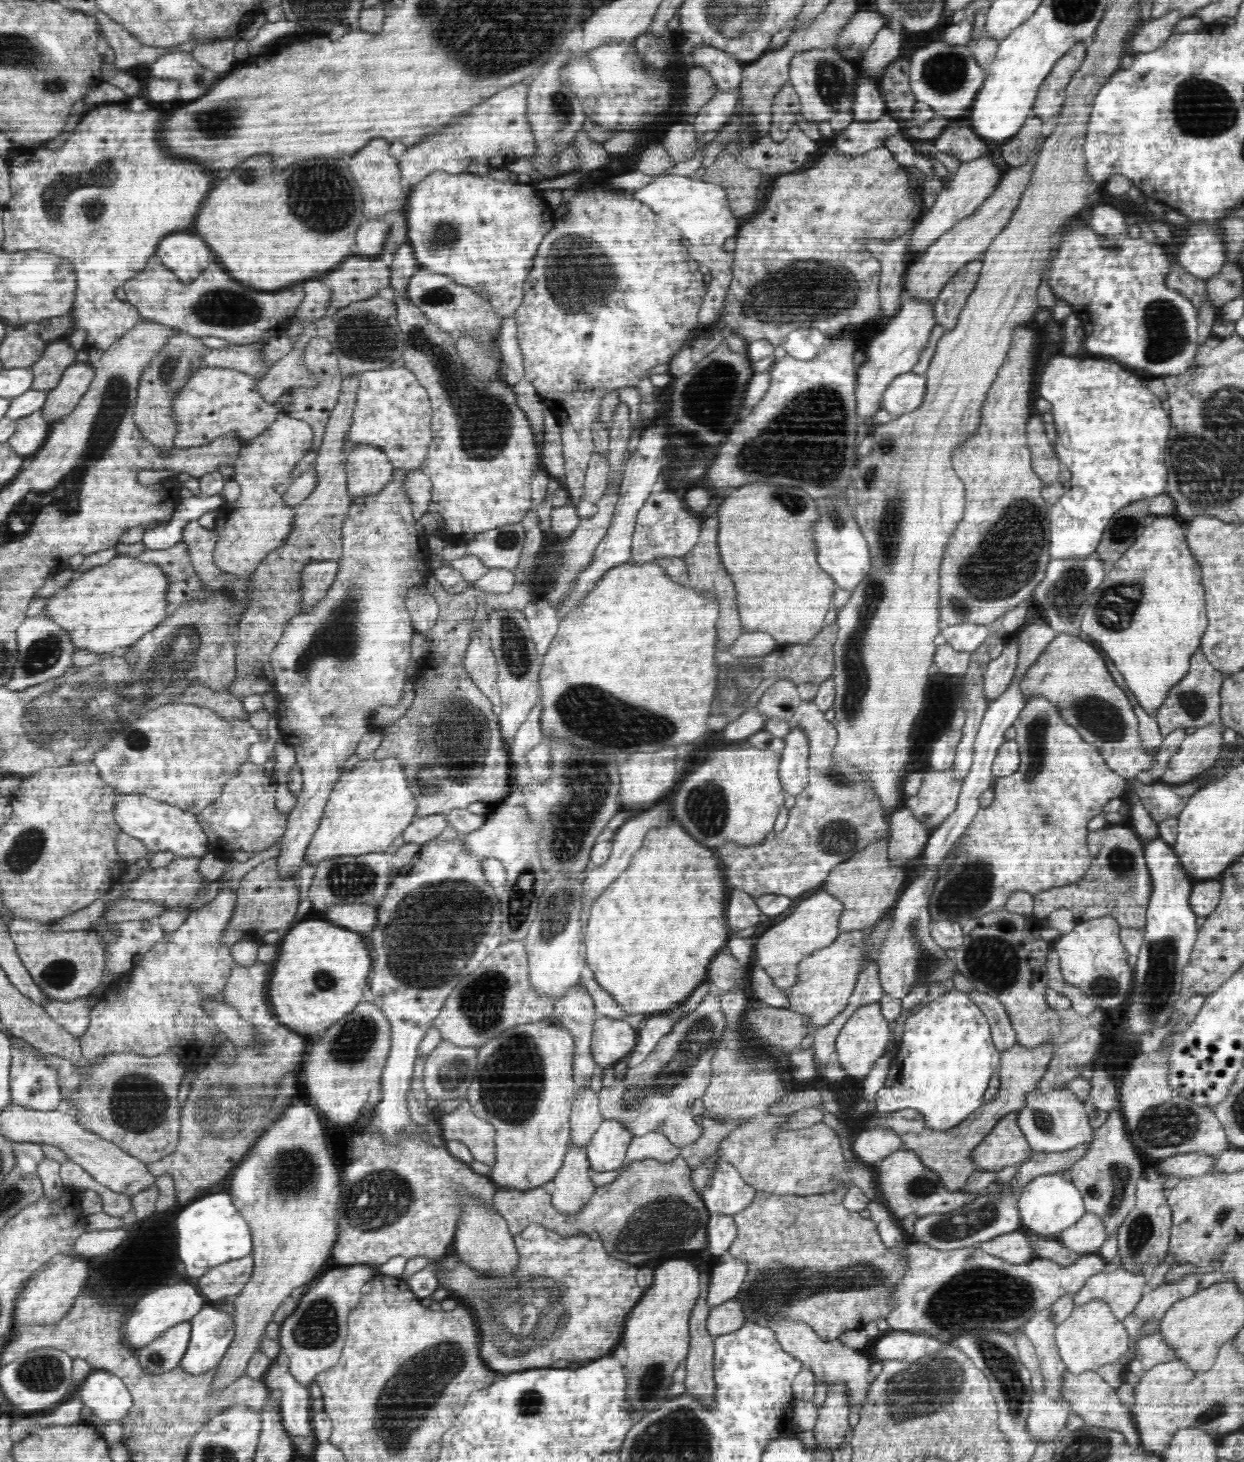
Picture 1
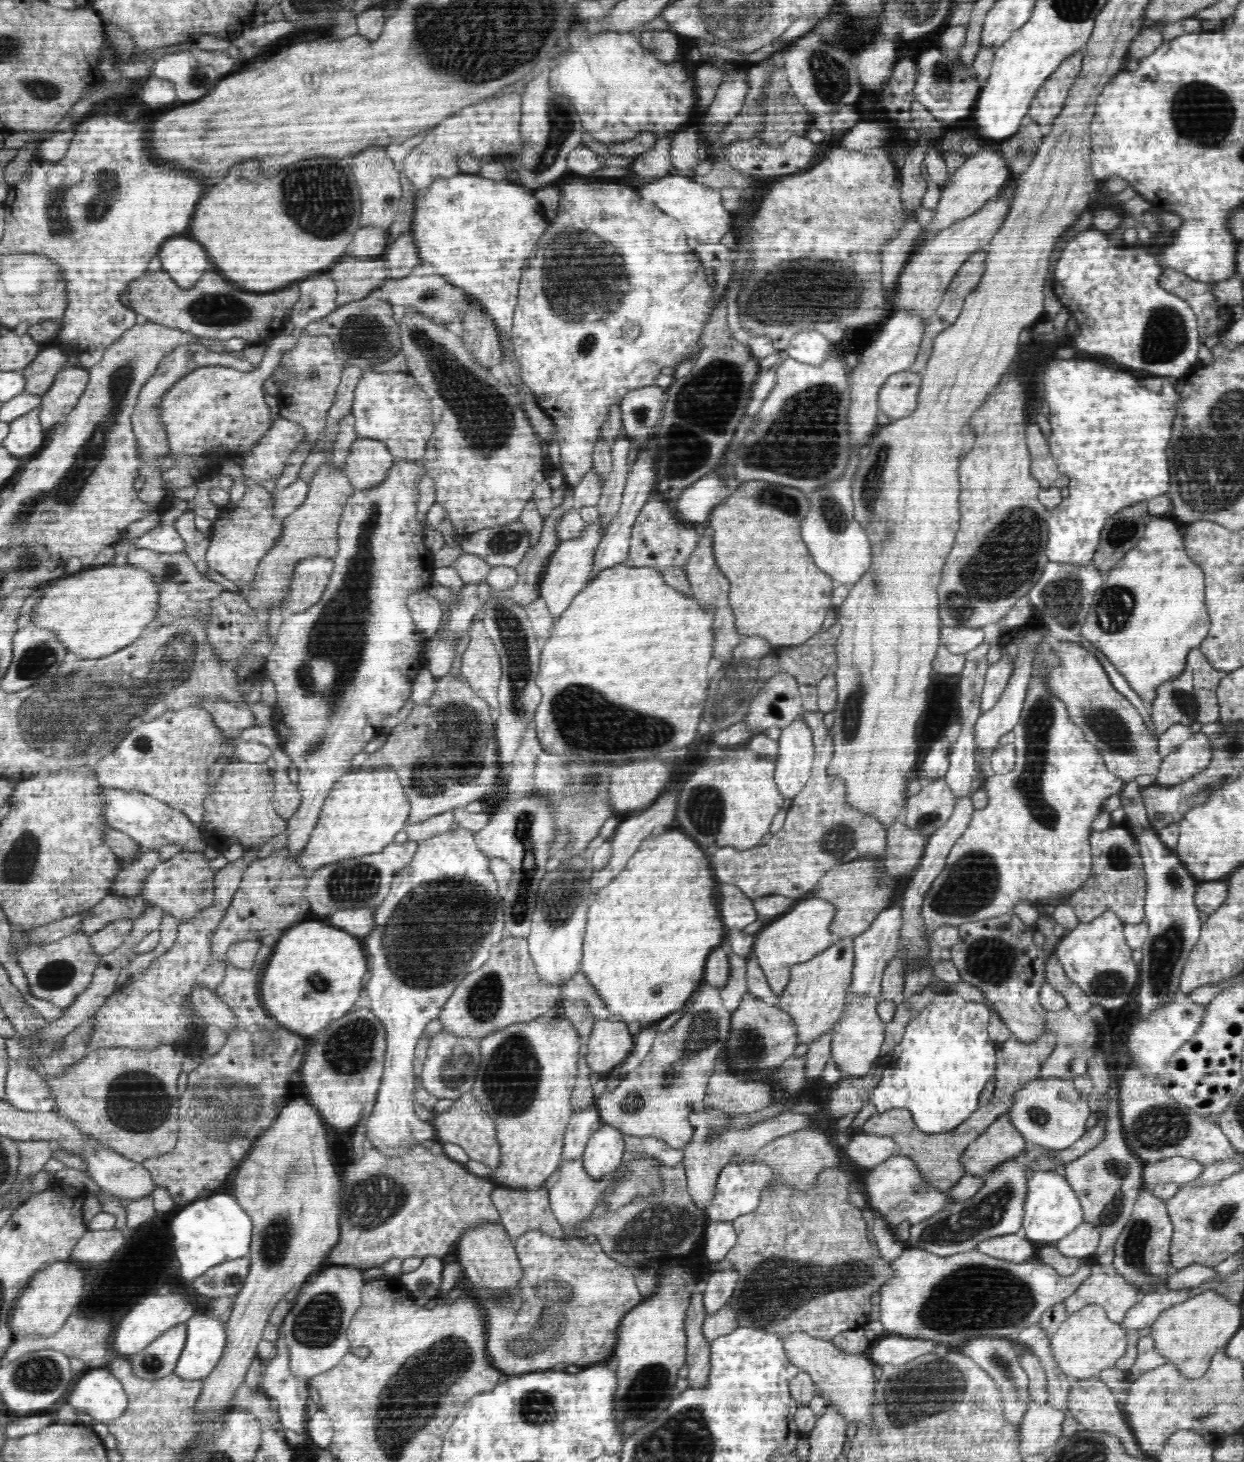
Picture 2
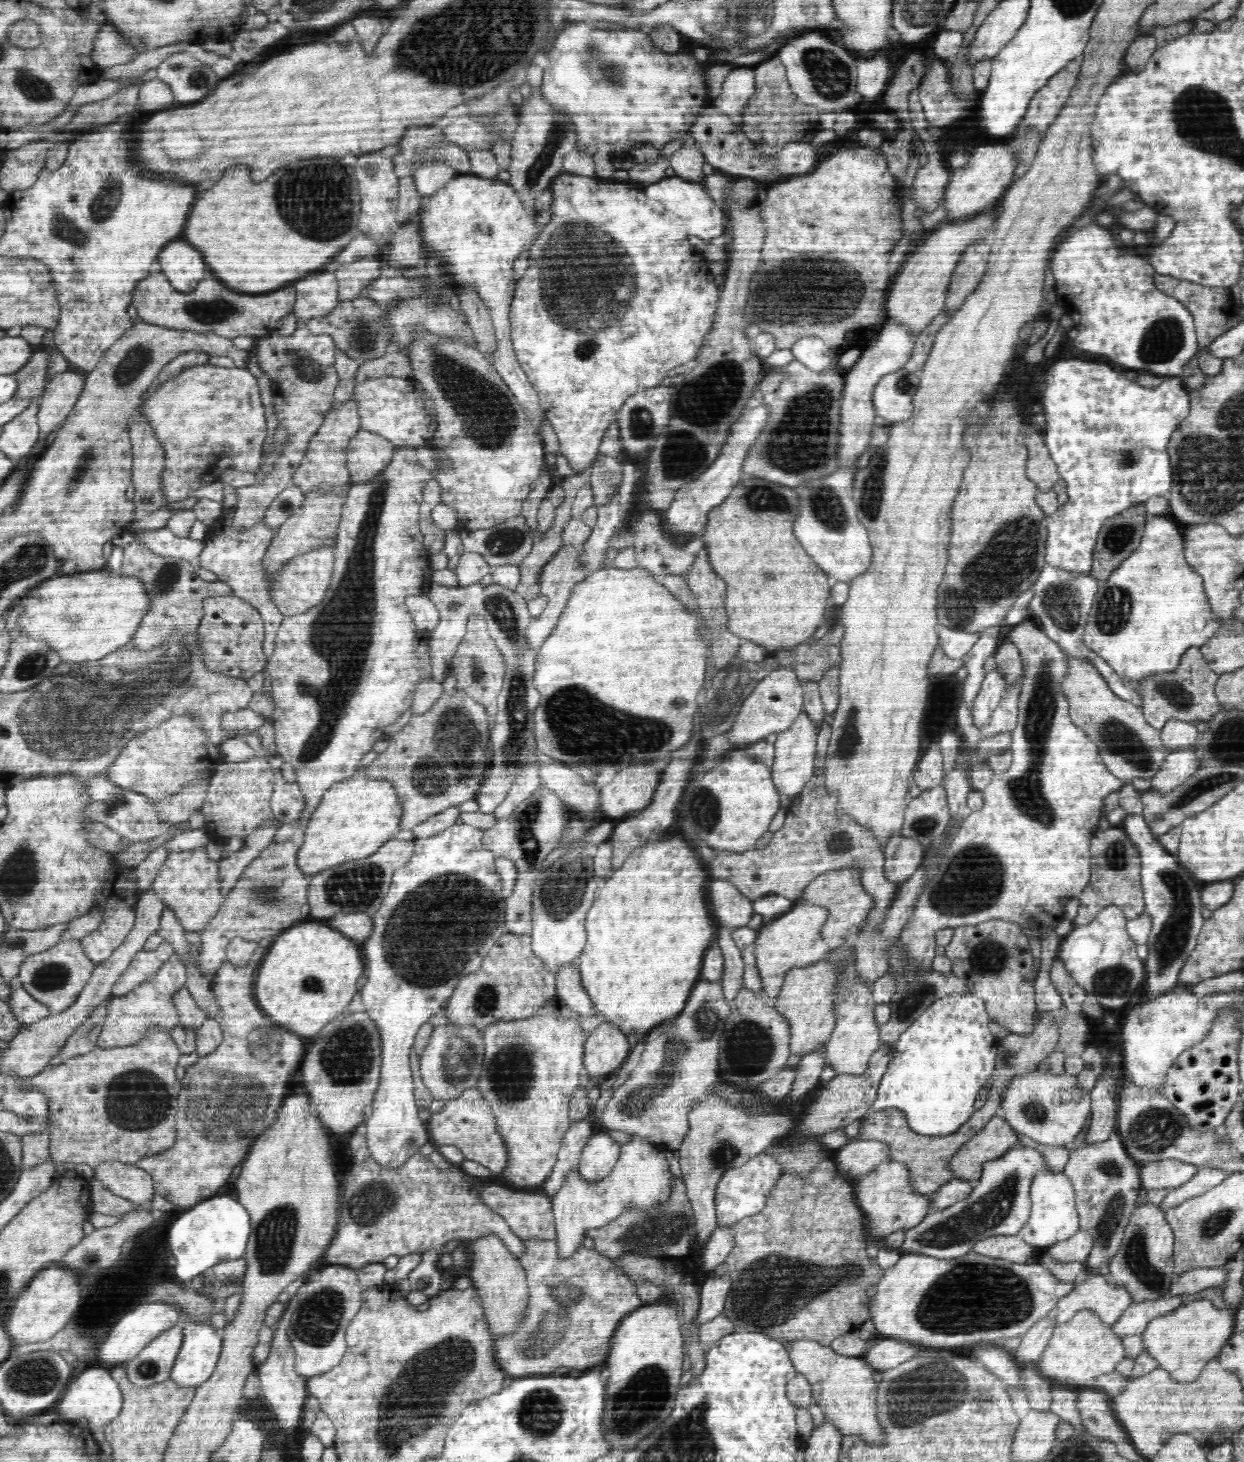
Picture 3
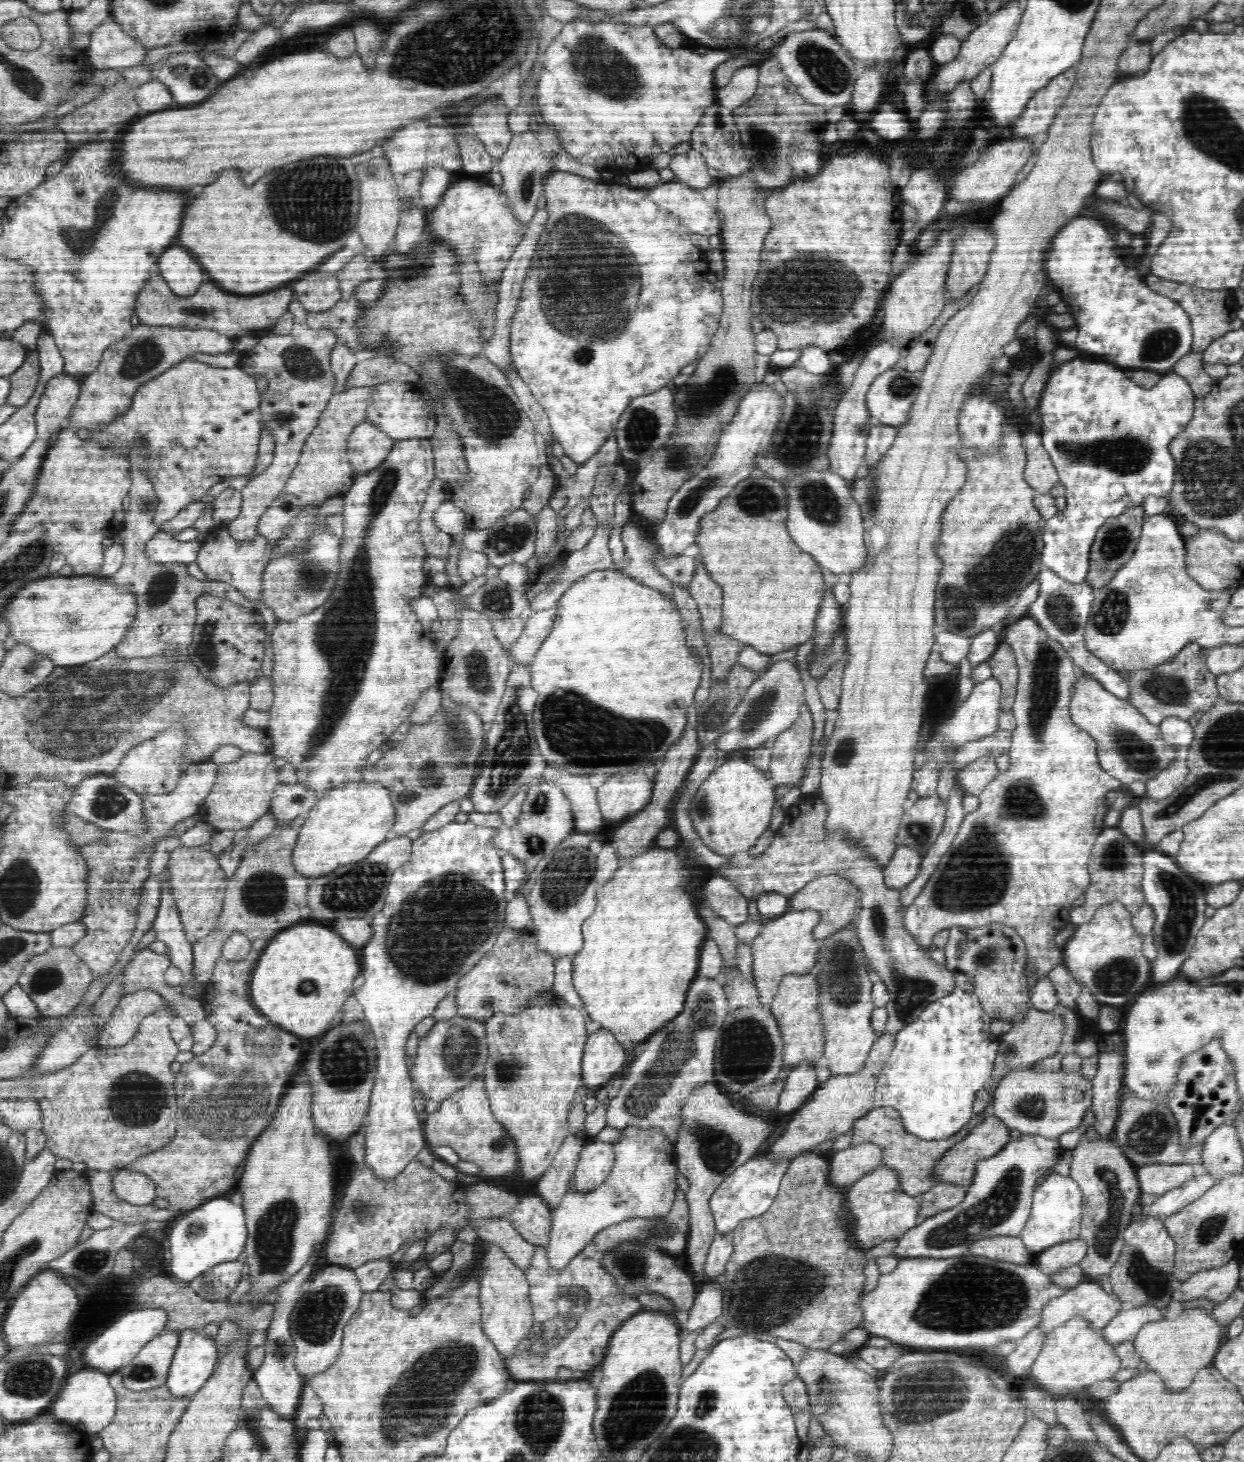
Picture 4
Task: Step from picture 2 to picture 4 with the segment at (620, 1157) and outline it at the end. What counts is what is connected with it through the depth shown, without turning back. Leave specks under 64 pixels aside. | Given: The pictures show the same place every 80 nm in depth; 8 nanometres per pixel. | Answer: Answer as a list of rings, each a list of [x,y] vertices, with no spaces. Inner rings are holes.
[[[589,1140],[574,1172],[574,1191],[590,1193],[597,1190],[608,1179],[616,1160],[614,1144]]]

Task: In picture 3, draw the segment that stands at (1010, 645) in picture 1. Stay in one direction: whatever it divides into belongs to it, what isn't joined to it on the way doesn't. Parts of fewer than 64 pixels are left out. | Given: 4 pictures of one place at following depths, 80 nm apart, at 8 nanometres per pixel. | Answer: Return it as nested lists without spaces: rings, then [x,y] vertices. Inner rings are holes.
[[[996,669],[986,674],[980,692],[977,698],[974,698],[970,714],[977,729],[980,730],[990,724],[992,712],[1000,705],[1006,690],[1008,689],[1004,674],[1000,673],[1000,670]]]

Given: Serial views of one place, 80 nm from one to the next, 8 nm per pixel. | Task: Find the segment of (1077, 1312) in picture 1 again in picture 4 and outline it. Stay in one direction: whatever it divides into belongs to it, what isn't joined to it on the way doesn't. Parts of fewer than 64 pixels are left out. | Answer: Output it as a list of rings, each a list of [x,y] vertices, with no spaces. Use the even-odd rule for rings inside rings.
[[[1076,1316],[1054,1328],[1044,1339],[1039,1355],[1028,1370],[1030,1376],[1040,1388],[1050,1394],[1076,1395],[1091,1384],[1112,1379],[1120,1369],[1120,1359],[1114,1345],[1104,1337],[1103,1329],[1092,1327],[1084,1316]]]

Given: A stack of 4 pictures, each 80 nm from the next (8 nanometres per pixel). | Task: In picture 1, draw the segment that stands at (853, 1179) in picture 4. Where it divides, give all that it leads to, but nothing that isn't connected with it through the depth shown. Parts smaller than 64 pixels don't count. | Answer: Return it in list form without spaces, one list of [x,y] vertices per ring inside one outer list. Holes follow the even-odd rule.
[[[887,1128],[860,1130],[852,1136],[852,1150],[858,1160],[866,1164],[880,1163],[894,1152],[904,1149],[901,1136]]]

